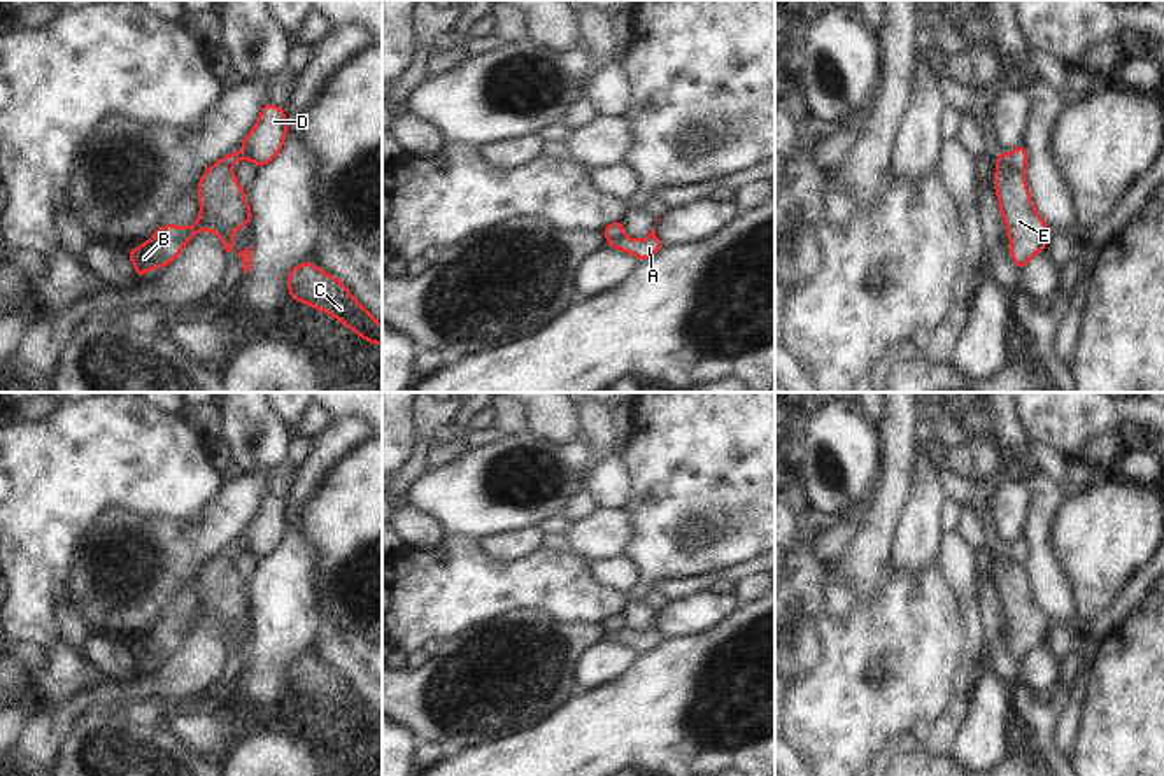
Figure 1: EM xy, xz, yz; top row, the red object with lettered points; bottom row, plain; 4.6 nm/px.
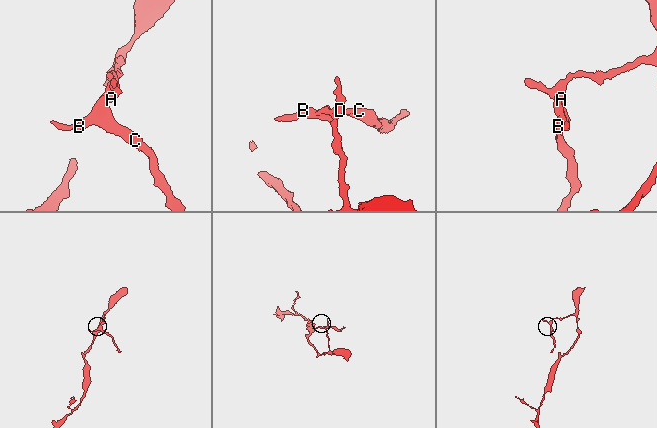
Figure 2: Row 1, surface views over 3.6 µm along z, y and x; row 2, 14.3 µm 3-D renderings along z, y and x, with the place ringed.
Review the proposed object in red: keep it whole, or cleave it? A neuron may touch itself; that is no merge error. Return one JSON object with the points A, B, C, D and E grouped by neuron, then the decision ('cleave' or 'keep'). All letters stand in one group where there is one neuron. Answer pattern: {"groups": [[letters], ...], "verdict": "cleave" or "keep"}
{"groups": [["A", "D"], ["B", "C", "E"]], "verdict": "cleave"}

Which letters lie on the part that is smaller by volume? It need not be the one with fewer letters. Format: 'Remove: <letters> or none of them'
Remove: B, C, E

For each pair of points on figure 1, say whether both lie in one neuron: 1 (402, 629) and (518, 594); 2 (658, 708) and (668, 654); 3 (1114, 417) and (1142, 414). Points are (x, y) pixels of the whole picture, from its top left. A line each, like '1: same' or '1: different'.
1: same
2: same
3: same

